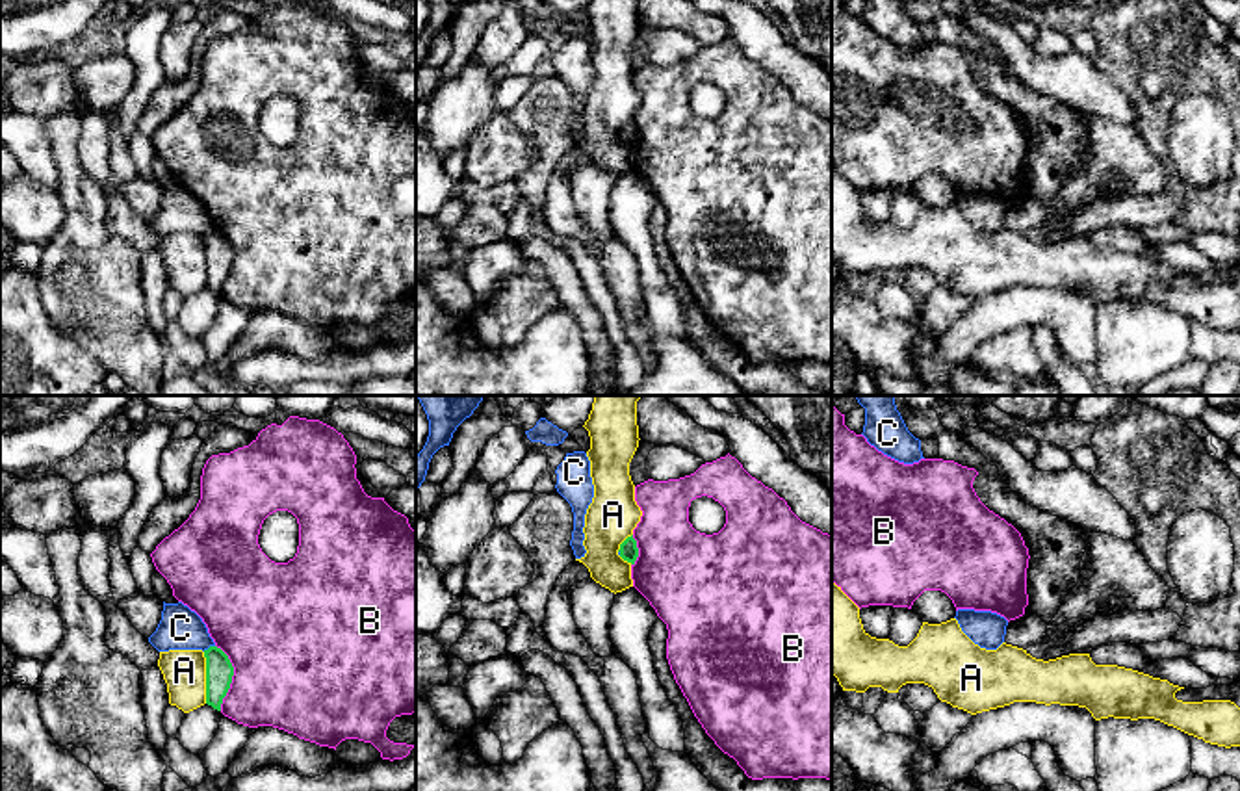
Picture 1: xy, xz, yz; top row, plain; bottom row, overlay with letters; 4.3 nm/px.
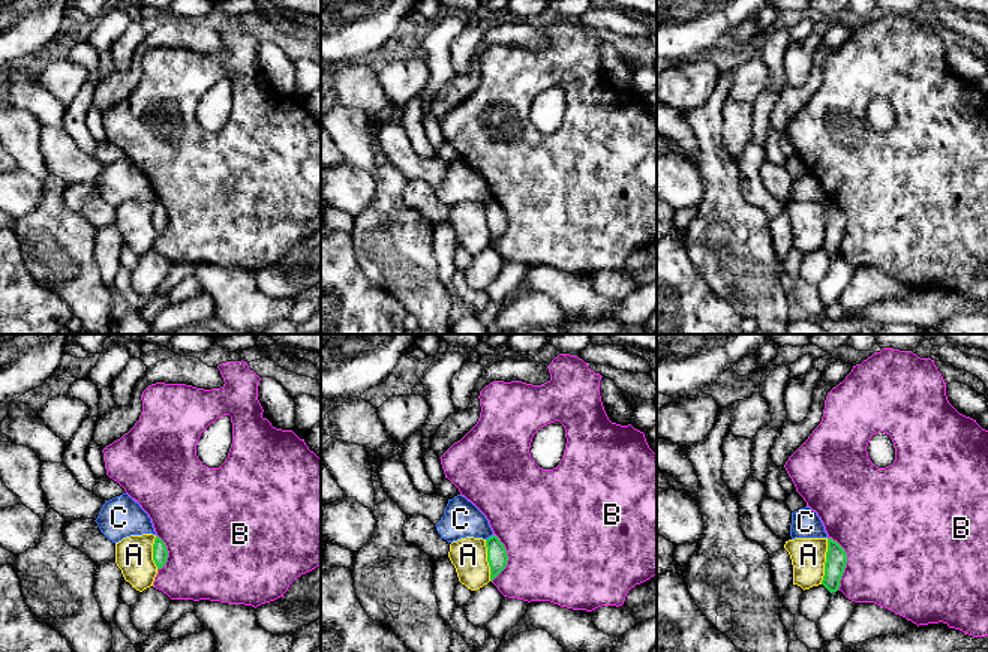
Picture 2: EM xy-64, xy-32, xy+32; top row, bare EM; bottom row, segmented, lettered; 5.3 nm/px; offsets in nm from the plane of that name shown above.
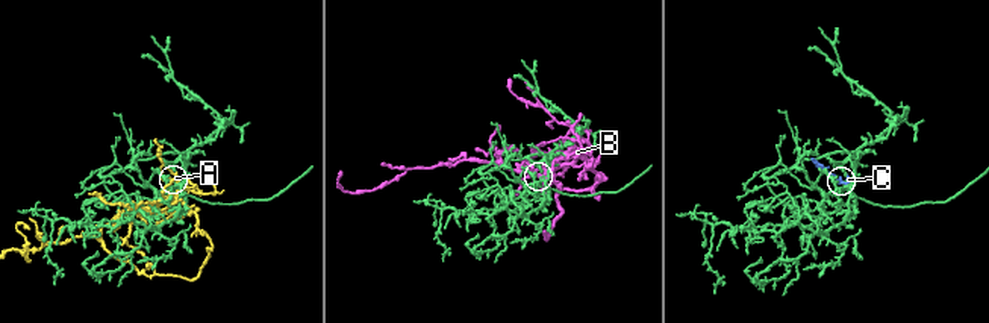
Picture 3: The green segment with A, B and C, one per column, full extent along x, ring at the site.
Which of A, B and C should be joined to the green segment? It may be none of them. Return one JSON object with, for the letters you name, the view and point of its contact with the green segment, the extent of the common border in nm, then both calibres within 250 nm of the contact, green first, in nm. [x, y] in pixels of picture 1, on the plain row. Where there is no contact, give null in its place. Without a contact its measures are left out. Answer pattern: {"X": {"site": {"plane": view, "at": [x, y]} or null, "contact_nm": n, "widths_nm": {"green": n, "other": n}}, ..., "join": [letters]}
{"join": []}

